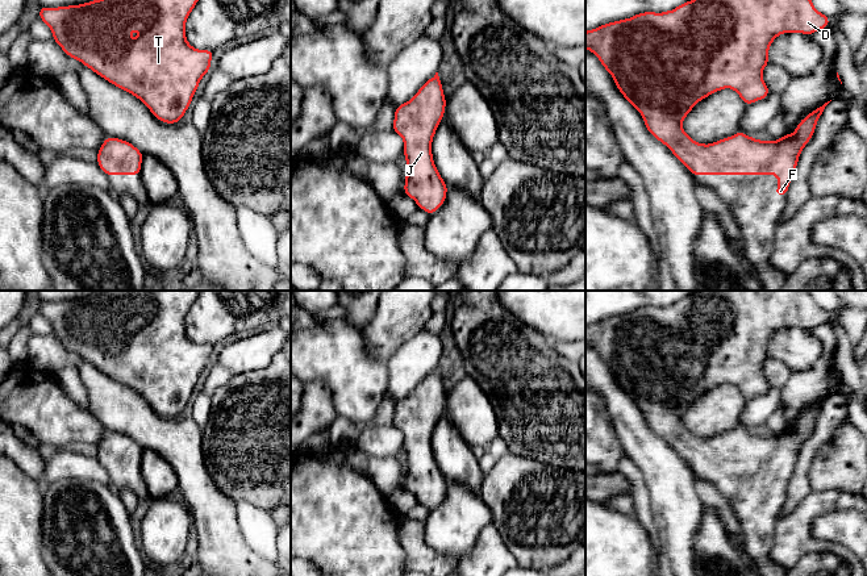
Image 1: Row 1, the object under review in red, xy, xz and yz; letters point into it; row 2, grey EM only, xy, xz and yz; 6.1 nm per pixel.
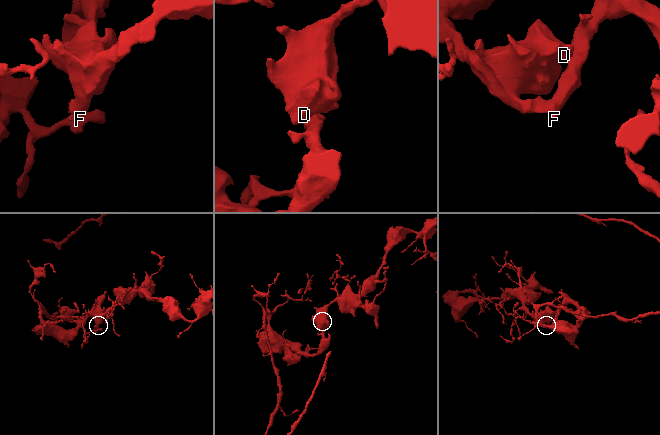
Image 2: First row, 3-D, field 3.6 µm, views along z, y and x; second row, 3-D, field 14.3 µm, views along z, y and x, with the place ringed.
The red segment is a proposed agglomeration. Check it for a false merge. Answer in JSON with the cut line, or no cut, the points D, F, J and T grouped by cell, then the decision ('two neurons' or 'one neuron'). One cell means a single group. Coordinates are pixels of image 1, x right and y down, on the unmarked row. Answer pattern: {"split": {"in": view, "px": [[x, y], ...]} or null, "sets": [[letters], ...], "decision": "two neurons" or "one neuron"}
{"split": null, "sets": [["D", "F", "J", "T"]], "decision": "one neuron"}

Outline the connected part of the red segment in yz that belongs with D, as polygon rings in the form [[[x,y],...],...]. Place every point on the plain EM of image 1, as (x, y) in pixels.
[[[697,291],[672,305],[642,306],[630,313],[587,325],[585,343],[599,352],[614,373],[621,389],[641,408],[649,427],[666,439],[693,471],[776,469],[778,484],[774,489],[787,491],[799,451],[812,434],[817,416],[830,396],[804,412],[792,430],[785,427],[778,435],[759,435],[739,425],[733,431],[704,439],[695,437],[683,425],[681,417],[699,396],[724,383],[734,384],[746,400],[766,393],[770,384],[762,372],[762,367],[770,358],[768,343],[774,334],[783,327],[793,326],[812,330],[817,325],[828,322],[829,316],[830,312],[818,306],[809,291]]]

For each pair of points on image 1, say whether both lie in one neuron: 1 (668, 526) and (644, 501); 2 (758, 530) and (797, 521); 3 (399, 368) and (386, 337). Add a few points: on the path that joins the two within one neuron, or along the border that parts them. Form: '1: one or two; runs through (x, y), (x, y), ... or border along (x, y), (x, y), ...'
1: two; border along (644, 479), (650, 499), (653, 522), (659, 539)
2: two; border along (780, 517), (775, 528), (775, 542), (770, 556)
3: two; border along (416, 333), (400, 343), (384, 364)

